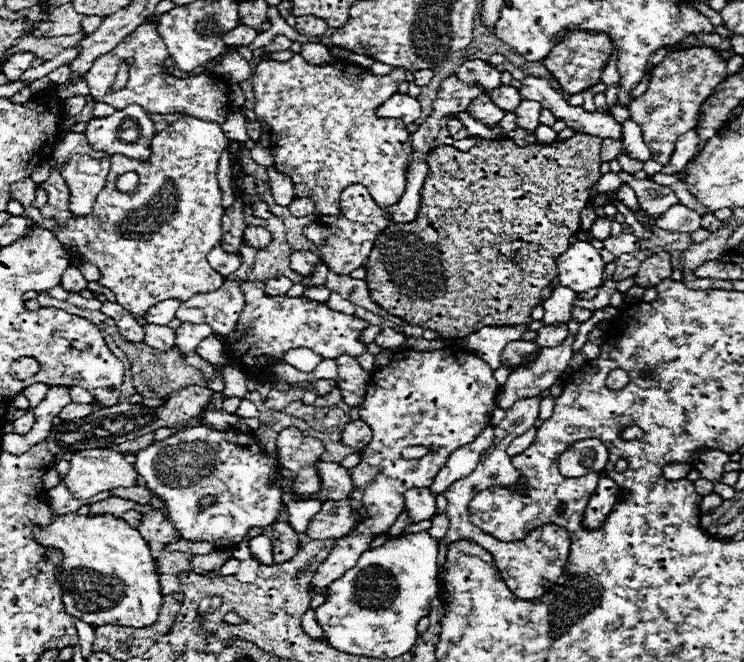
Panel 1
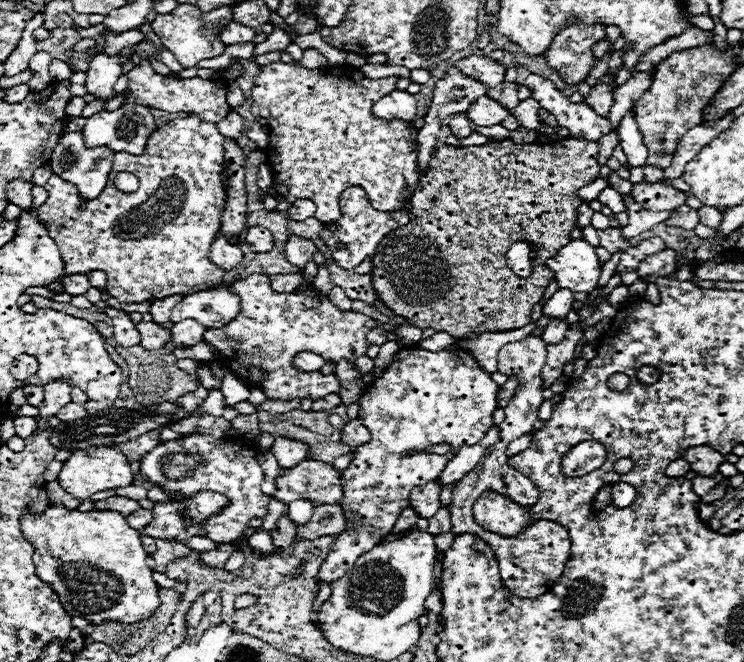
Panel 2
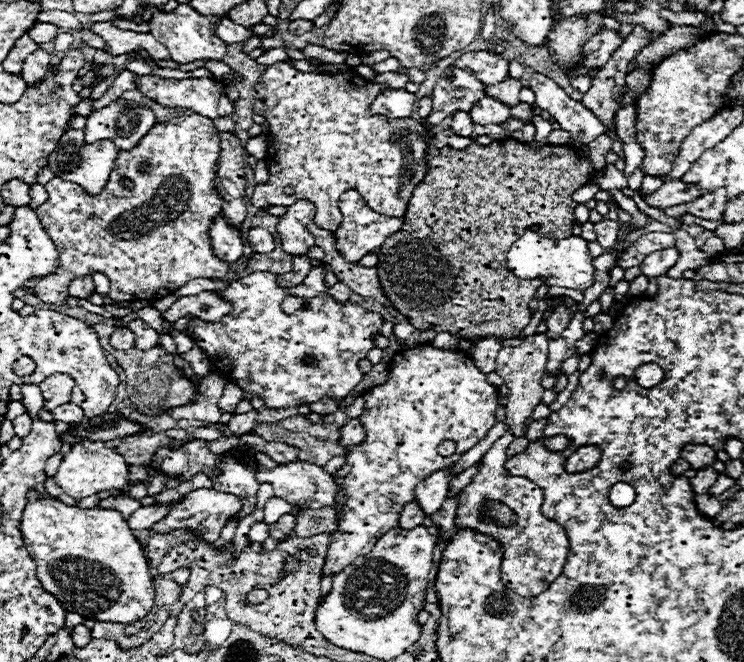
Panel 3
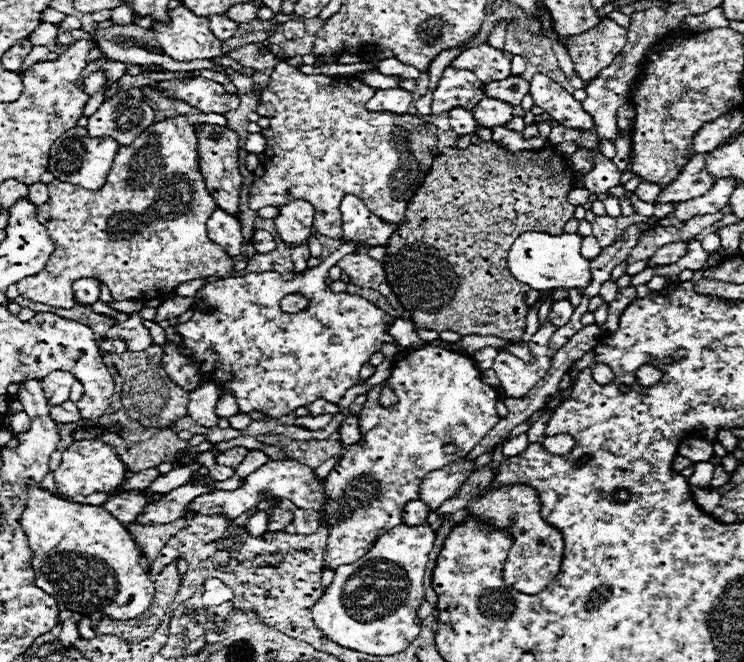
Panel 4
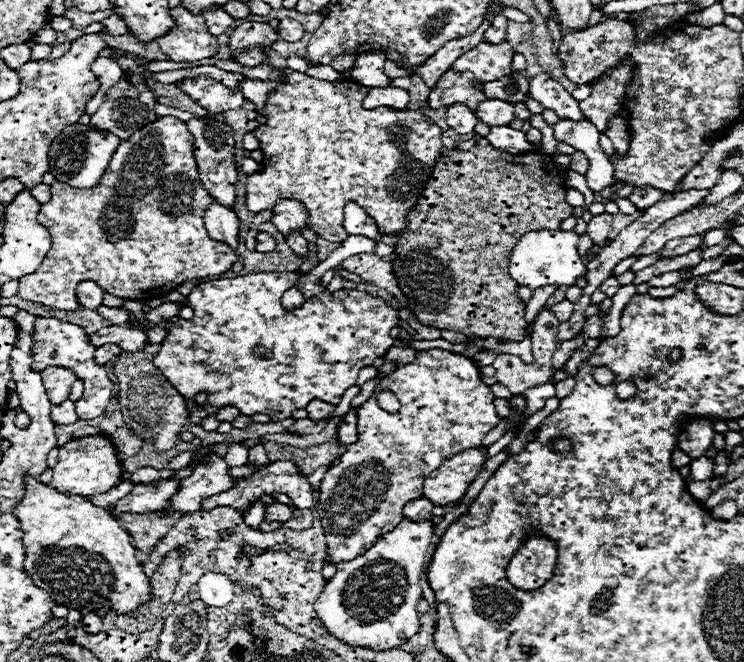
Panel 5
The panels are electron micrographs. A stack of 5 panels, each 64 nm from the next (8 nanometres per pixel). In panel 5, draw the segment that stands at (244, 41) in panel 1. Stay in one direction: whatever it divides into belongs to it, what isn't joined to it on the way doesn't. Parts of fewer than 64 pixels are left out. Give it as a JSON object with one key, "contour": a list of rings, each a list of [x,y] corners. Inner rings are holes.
{"contour":[[[208,8],[202,12],[204,20],[206,20],[206,26],[212,34],[222,34],[230,24],[232,24],[232,16],[228,16],[222,8]]]}

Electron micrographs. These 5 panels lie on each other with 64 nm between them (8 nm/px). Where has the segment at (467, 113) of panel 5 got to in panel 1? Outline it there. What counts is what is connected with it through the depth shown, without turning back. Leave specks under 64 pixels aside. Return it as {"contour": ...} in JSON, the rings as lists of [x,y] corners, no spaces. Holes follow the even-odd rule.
{"contour":[[[450,118],[448,120],[448,132],[454,140],[462,140],[462,138],[468,138],[468,130],[464,128],[464,124],[458,120],[458,118]]]}

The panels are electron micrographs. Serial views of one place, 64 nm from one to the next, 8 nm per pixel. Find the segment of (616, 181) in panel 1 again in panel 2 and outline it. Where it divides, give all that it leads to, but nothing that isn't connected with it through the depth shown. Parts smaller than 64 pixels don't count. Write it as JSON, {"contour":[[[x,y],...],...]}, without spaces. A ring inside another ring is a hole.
{"contour":[[[598,178],[598,180],[590,182],[588,186],[580,188],[580,190],[576,192],[576,196],[578,196],[582,202],[592,202],[592,200],[598,198],[598,194],[600,194],[604,188],[608,188],[608,178]]]}

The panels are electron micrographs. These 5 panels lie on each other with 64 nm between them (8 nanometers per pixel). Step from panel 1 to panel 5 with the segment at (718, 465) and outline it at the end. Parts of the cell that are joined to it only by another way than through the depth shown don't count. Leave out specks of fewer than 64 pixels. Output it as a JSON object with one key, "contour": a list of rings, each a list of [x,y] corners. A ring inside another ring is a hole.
{"contour":[[[690,418],[686,426],[682,426],[678,434],[678,448],[686,454],[692,454],[692,458],[706,456],[706,448],[712,444],[712,424],[706,418]]]}

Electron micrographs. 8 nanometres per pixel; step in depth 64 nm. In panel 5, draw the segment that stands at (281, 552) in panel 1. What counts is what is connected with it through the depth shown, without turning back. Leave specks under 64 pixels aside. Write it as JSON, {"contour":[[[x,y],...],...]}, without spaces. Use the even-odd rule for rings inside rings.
{"contour":[[[272,502],[266,506],[266,520],[274,520],[274,522],[286,522],[290,518],[290,506],[280,504],[280,502]]]}

